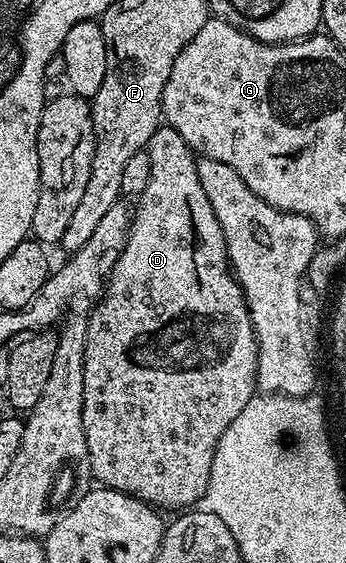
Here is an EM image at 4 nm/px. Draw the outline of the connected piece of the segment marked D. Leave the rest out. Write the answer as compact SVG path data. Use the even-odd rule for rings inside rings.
M162 124L156 132L152 132L145 152L151 164L147 187L136 198L138 207L133 207L126 243L110 269L106 289L102 291L102 297L97 299L95 305L98 307L89 311L88 340L84 352L84 440L88 444L90 477L99 487L130 494L133 498L148 502L163 511L182 512L187 508L197 507L205 499L208 476L212 476L212 456L216 456L216 444L220 444L220 436L228 432L228 424L232 424L232 420L236 420L236 416L240 416L251 398L255 397L258 345L254 339L246 297L240 284L234 279L226 257L226 241L220 228L220 220L216 220L216 212L212 212L212 204L208 204L208 196L200 184L198 158L194 151L186 143L184 136L180 136L180 132Z

